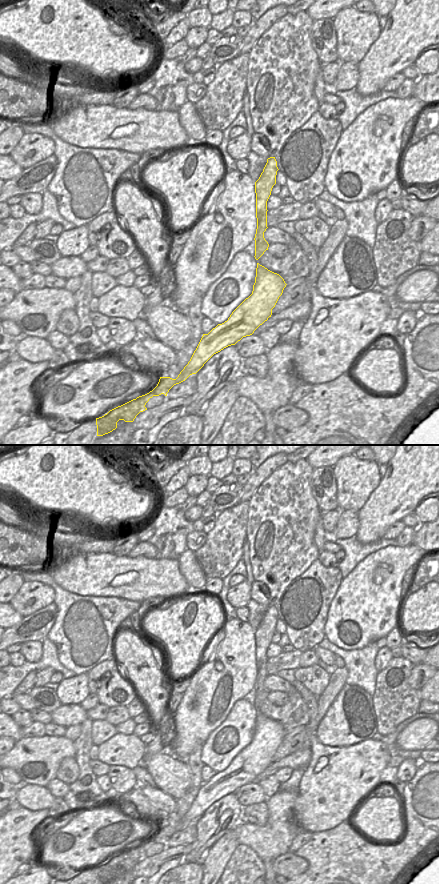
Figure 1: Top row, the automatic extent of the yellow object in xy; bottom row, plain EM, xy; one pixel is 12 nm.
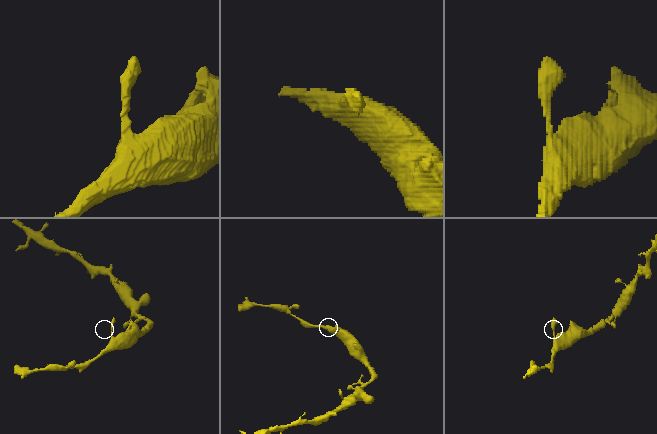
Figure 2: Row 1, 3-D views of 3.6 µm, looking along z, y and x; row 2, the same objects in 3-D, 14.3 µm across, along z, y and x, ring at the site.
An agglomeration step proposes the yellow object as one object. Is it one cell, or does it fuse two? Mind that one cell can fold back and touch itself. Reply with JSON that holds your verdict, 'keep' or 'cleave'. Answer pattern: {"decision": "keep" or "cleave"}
{"decision": "keep"}

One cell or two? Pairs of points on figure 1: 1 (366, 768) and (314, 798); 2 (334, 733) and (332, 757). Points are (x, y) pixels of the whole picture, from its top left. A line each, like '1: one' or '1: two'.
1: one
2: two

